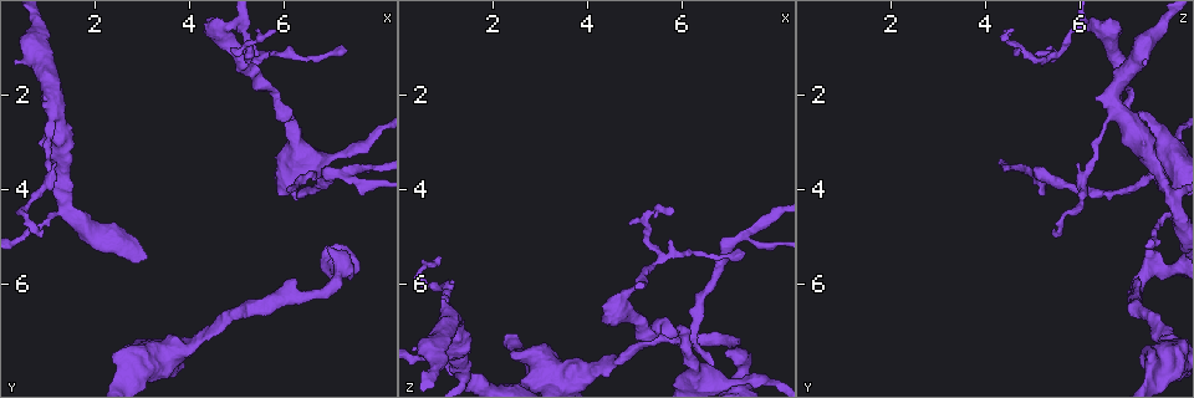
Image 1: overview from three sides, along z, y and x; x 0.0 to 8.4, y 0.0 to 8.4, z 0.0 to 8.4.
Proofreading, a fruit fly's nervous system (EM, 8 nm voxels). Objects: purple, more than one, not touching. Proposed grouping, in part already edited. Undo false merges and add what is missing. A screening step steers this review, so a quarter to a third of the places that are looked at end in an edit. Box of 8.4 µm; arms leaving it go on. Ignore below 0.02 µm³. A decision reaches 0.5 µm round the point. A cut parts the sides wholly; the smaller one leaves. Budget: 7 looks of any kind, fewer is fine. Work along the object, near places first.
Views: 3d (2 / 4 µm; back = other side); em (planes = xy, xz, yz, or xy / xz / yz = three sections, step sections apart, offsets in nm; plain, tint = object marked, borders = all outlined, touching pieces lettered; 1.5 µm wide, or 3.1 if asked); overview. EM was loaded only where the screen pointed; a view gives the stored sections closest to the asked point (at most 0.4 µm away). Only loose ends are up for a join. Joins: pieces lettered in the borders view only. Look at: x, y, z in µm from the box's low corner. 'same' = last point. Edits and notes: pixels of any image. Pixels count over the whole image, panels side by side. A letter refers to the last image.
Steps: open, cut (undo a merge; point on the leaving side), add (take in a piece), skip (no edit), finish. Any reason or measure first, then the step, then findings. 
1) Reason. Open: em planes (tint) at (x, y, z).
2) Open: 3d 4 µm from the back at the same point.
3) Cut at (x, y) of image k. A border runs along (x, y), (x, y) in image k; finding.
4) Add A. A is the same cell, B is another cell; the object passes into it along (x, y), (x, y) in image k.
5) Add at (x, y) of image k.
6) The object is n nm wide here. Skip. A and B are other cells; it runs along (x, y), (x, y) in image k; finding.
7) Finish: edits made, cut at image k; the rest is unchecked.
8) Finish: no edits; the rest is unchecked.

Calibre changes. Open: 3d 2 µm at (5.35, 1.70, 6.95).

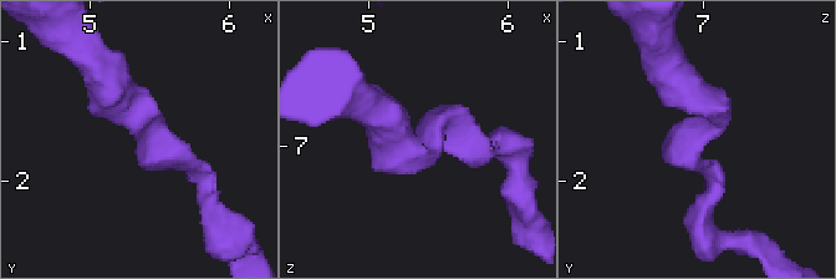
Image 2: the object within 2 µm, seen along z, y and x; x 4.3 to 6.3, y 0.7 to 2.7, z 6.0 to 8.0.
The arms are 180, 300 nm wide. Open: em planes (tint) at (5.40, 1.66, 6.98).

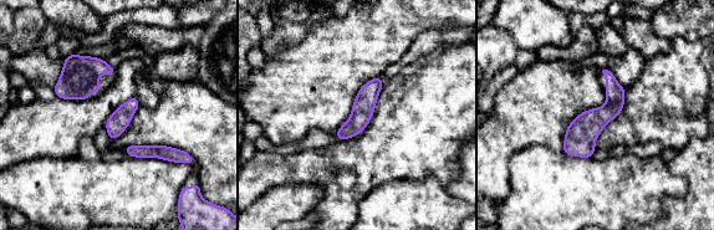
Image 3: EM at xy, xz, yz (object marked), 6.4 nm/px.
Open: em planes (borders) at the same point.

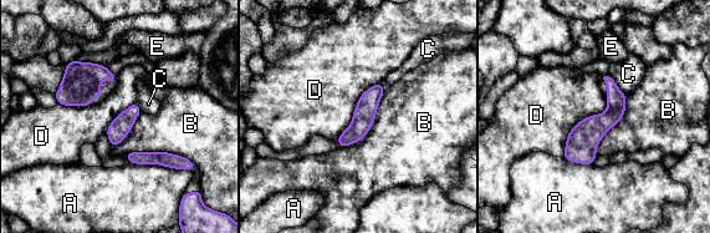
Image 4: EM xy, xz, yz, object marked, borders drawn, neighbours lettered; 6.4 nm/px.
Skip. A, B, C, D and E are other cells; a border runs along (606, 97), (562, 156) in image 4; continuous, no second cell.

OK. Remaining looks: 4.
Thin end. Open: em planes (tint) at (5.80, 0.65, 4.45).

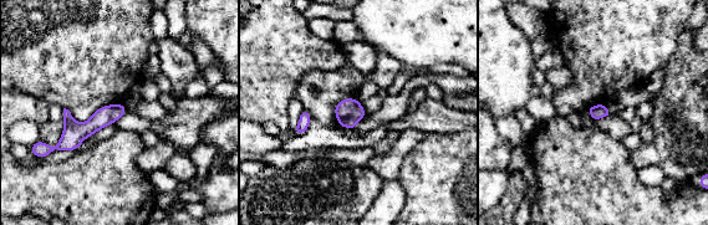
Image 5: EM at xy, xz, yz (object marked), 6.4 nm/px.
See the neighbours. Open: em planes (borders) at the same point.

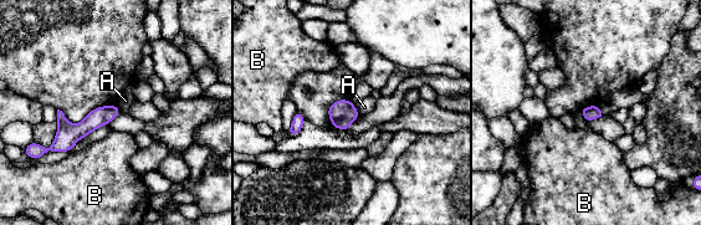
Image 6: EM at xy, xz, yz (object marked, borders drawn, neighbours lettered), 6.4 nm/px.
Skip. A and B are other cells; it runs along (116, 111), (97, 117), (54, 148) in image 6; none of them fits.

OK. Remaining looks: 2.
Arms part here. Open: em planes (borders) at (7.20, 5.75, 7.45).

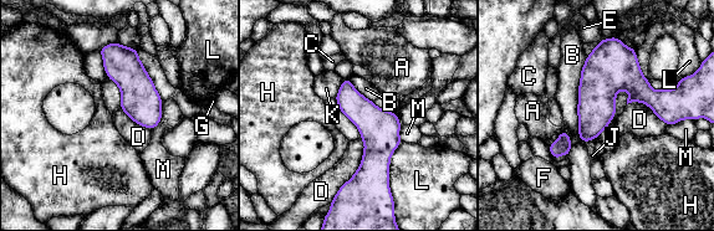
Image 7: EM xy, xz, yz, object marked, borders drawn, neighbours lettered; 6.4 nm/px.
The longest contact is with B, 600 nm. Skip. A, B, C, D, E, F, G, H, J, K, L and M are other cells; a border runs along (587, 56), (577, 106), (585, 144) in image 7; one cell here.

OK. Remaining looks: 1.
Finish: no edits; the rest is unchecked.

